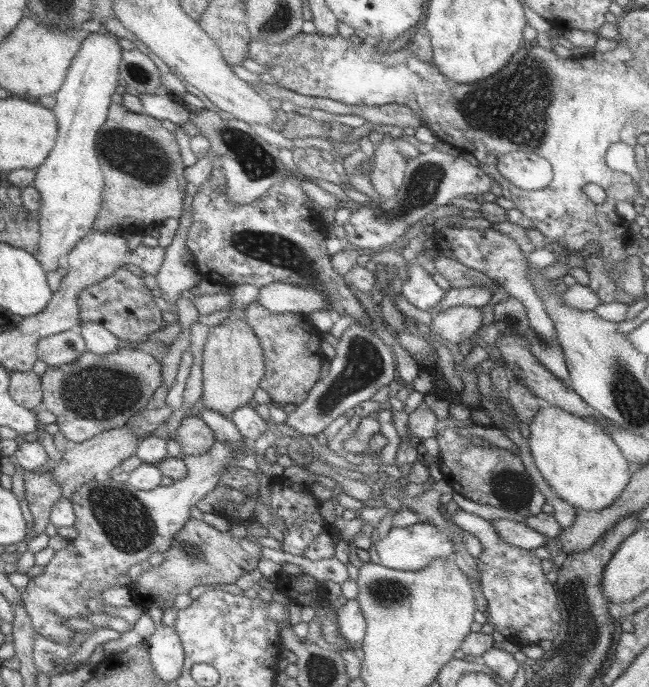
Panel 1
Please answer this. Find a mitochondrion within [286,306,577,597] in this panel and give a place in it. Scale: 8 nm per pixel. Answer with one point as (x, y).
(363, 364)

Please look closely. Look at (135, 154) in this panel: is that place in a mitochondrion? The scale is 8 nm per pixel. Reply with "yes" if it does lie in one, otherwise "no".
yes

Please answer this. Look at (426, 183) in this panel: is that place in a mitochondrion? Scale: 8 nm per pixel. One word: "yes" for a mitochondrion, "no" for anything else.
yes

